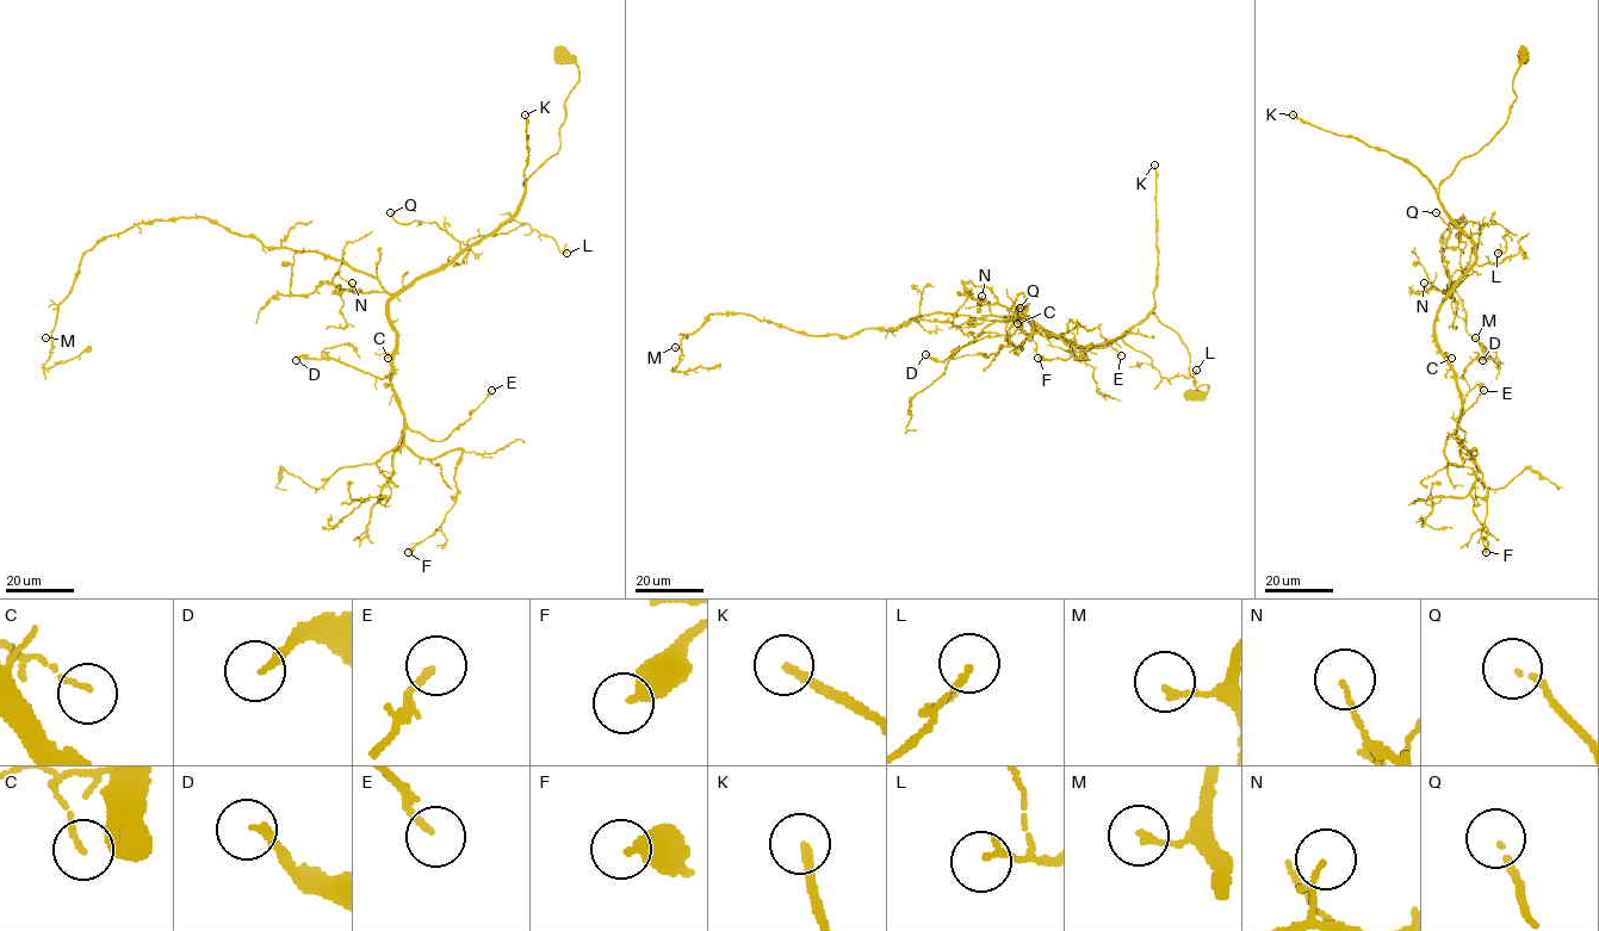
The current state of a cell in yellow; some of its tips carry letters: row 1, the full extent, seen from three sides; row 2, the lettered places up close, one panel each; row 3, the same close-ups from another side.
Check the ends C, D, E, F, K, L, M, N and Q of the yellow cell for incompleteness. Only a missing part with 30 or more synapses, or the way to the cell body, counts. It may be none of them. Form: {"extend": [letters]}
{"extend": ["D", "K", "Q"]}

